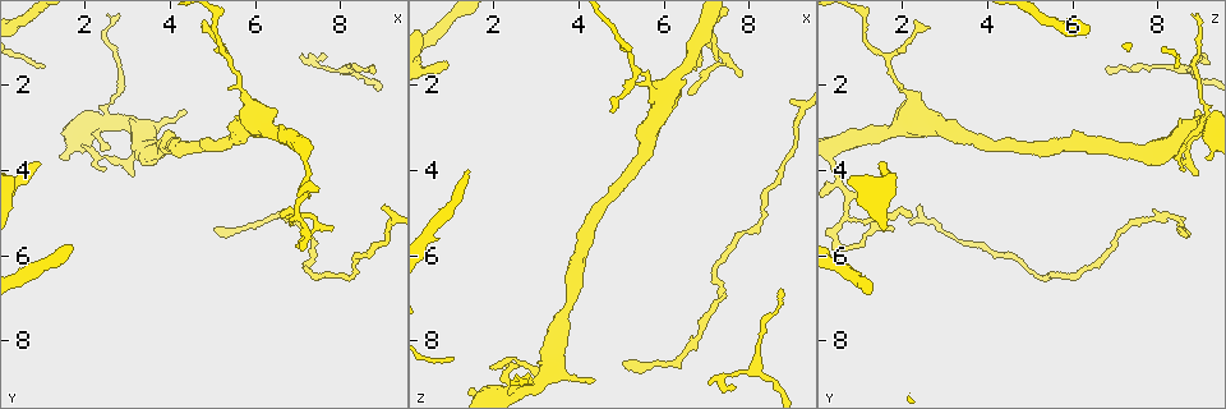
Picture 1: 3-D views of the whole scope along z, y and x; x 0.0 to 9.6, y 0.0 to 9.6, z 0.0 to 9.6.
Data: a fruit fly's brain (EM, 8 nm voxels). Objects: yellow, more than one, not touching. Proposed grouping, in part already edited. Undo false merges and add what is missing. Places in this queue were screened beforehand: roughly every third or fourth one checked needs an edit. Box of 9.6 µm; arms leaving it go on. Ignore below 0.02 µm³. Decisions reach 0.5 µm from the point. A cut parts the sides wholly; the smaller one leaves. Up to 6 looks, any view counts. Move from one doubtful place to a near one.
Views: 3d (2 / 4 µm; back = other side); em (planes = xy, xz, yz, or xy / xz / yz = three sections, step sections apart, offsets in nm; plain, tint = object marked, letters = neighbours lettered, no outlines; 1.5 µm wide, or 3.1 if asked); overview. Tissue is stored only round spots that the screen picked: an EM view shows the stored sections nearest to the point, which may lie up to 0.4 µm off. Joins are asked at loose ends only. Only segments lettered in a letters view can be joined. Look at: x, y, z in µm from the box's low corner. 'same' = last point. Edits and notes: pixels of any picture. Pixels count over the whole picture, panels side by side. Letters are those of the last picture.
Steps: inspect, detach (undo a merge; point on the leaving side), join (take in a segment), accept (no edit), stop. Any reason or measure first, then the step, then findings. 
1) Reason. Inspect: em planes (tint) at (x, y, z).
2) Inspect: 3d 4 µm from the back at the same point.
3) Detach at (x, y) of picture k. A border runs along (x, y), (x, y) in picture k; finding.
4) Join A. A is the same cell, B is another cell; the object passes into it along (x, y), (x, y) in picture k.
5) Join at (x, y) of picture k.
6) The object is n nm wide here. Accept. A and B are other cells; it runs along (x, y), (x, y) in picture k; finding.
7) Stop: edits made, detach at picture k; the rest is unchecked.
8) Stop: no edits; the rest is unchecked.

An open end. Inspect: em planes (letters) at (7.65, 1.25, 9.05).

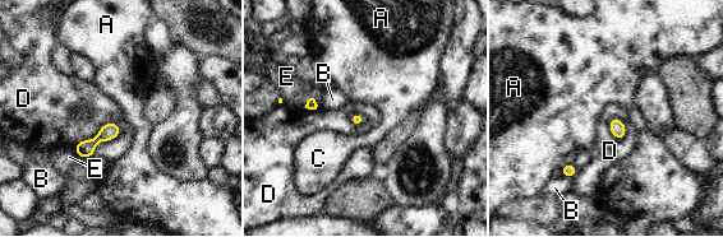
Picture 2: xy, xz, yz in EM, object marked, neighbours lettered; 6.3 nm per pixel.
The longest contact is with D, 320 nm. Accept. A, B, C, D and E are other cells; a border runs along (121, 130), (105, 122), (73, 147) in picture 2; none of them fits.

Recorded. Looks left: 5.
Branch stops here. Inspect: em planes (letters) at (7.30, 4.60, 1.45).

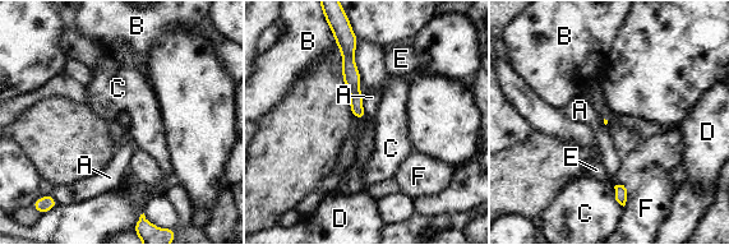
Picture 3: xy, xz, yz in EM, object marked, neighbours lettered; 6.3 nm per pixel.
The longest contact is with A, 160 nm. Accept. A, B, C, D, E and F are other cells; none of them fits.

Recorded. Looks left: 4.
Free end. Inspect: 3d 4 µm at (0.95, 3.80, 1.55).

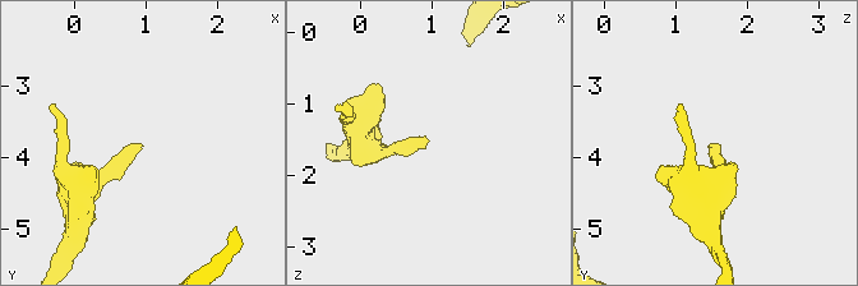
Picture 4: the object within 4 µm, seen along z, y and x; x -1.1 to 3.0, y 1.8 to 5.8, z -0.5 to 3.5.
Need the tissue. Inspect: em 3.1 µm yz step 16 (tint) at (0.90, 3.85, 1.50).

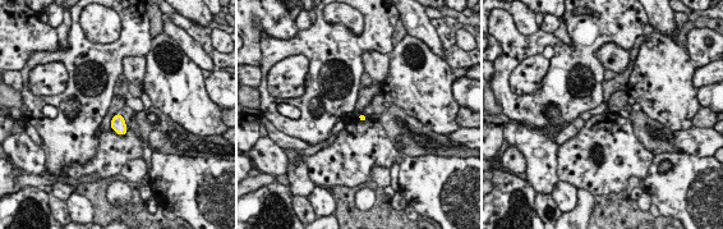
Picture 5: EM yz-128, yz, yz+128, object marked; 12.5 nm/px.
Inspect: em 3.1 µm planes (letters) at the same point.

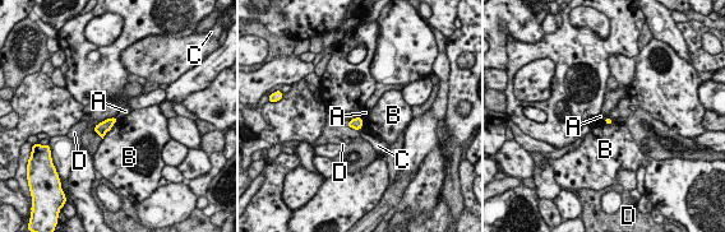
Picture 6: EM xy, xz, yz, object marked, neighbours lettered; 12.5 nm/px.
Accept. A, B, C and D are other cells; a border runs along (118, 120), (102, 139) in picture 6; no lettered segment goes on from it.

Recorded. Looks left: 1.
Stop: no edits; the rest is unchecked.

